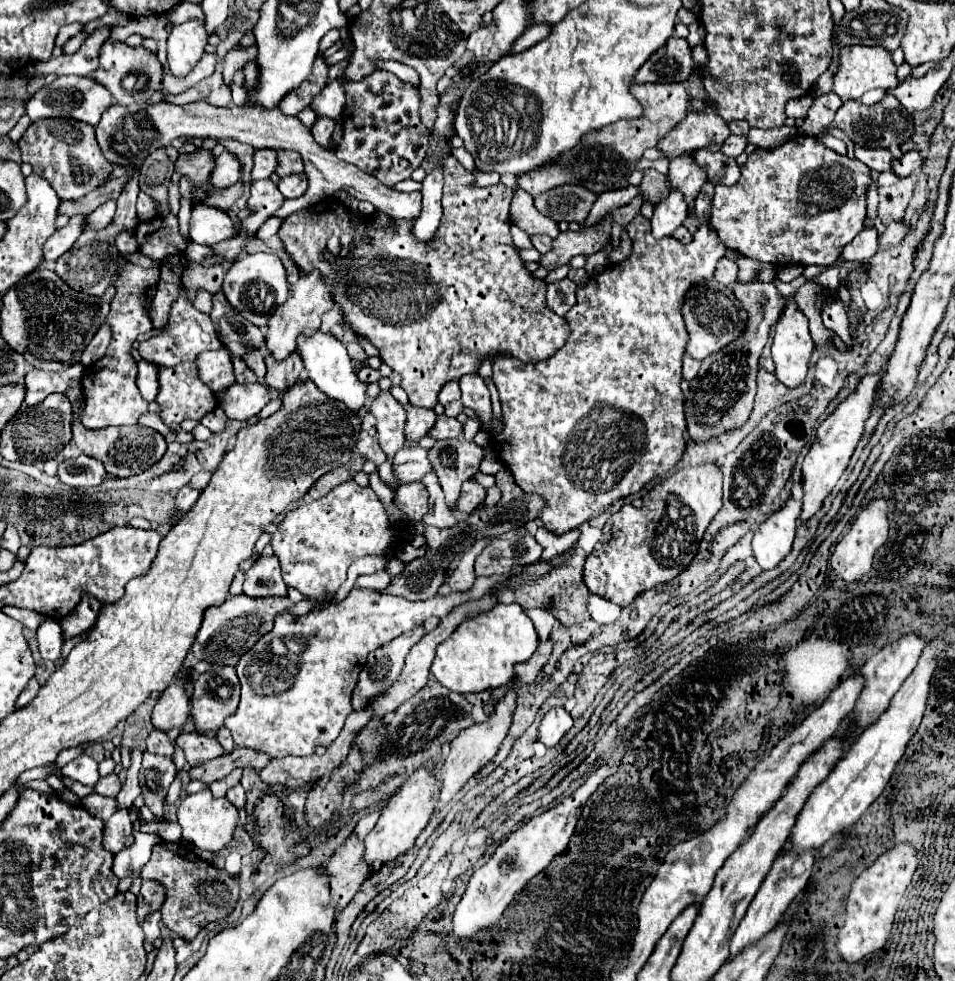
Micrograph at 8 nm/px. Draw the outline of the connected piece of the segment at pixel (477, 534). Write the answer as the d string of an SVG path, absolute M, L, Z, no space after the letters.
M502 468L496 474L496 484L502 490L502 500L496 506L492 506L492 508L480 506L466 520L460 520L450 530L438 530L434 526L426 526L424 528L424 536L426 536L426 544L428 544L426 556L408 562L404 576L392 580L388 590L384 590L384 594L388 592L394 596L402 596L406 600L412 600L412 602L428 600L428 598L438 594L440 584L446 580L446 568L452 562L456 562L464 554L464 550L468 550L478 538L500 538L506 532L518 528L518 526L524 526L528 520L538 518L538 510L542 508L542 498L534 498L532 494L522 494L522 490L518 490L518 484L514 482L510 470Z

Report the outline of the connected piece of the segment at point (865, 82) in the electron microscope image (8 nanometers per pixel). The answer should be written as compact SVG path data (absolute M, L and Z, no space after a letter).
M844 46L842 48L842 66L834 78L834 94L842 100L860 100L864 92L874 88L892 90L898 86L896 64L892 54L882 46Z

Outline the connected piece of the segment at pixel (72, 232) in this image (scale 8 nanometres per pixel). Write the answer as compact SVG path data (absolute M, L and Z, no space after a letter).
M78 216L78 218L70 218L70 224L62 230L56 230L42 246L42 262L40 266L48 266L50 262L56 262L62 254L66 254L76 238L82 234L82 222L84 222L84 216Z

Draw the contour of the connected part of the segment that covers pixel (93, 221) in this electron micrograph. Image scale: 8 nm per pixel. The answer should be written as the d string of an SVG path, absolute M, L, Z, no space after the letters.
M110 200L106 204L102 204L100 208L96 208L84 222L84 230L102 230L106 228L112 218L114 218L114 210L116 210L116 202Z

